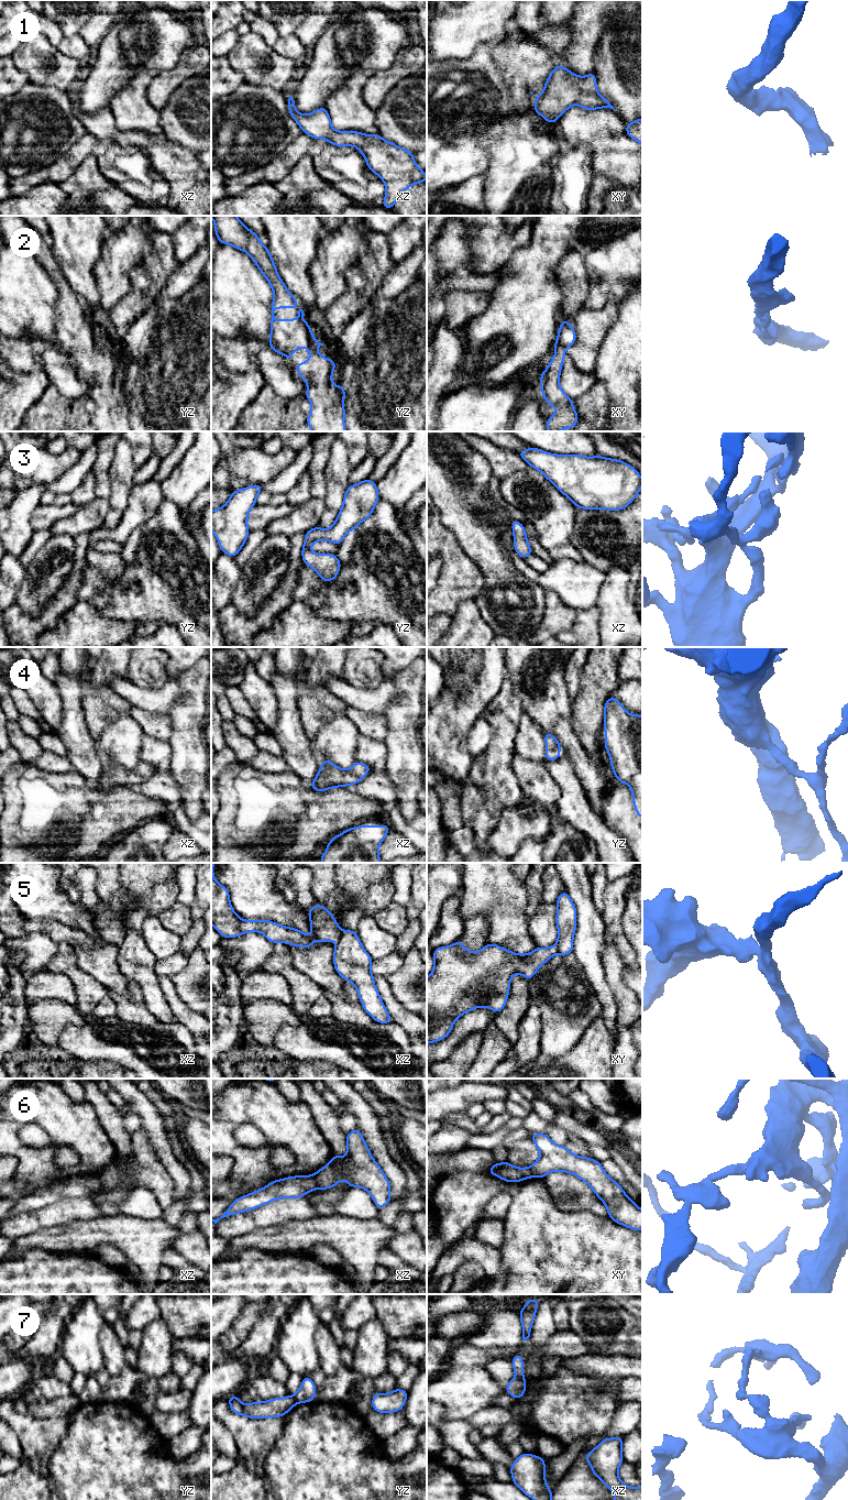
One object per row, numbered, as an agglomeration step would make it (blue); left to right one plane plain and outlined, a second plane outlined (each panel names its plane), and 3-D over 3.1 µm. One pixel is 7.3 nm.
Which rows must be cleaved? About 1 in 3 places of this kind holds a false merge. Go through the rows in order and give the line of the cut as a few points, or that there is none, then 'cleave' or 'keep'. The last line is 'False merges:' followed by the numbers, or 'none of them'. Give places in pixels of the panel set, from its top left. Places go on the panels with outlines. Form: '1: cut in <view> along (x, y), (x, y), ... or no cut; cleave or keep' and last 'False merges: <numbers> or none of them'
1: no cut; keep
2: no cut; keep
3: no cut; keep
4: no cut; keep
5: cut in xz along (342, 932), (337, 943); cleave
6: cut in xz along (311, 1175), (318, 1188); cleave
7: cut in xz along (516, 1376), (522, 1377); cleave
False merges: 5, 6, 7

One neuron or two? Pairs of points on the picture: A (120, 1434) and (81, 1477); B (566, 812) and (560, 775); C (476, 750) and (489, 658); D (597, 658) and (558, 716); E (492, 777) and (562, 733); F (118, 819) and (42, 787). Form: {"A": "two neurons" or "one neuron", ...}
{"A": "one neuron", "B": "one neuron", "C": "two neurons", "D": "two neurons", "E": "two neurons", "F": "one neuron"}

